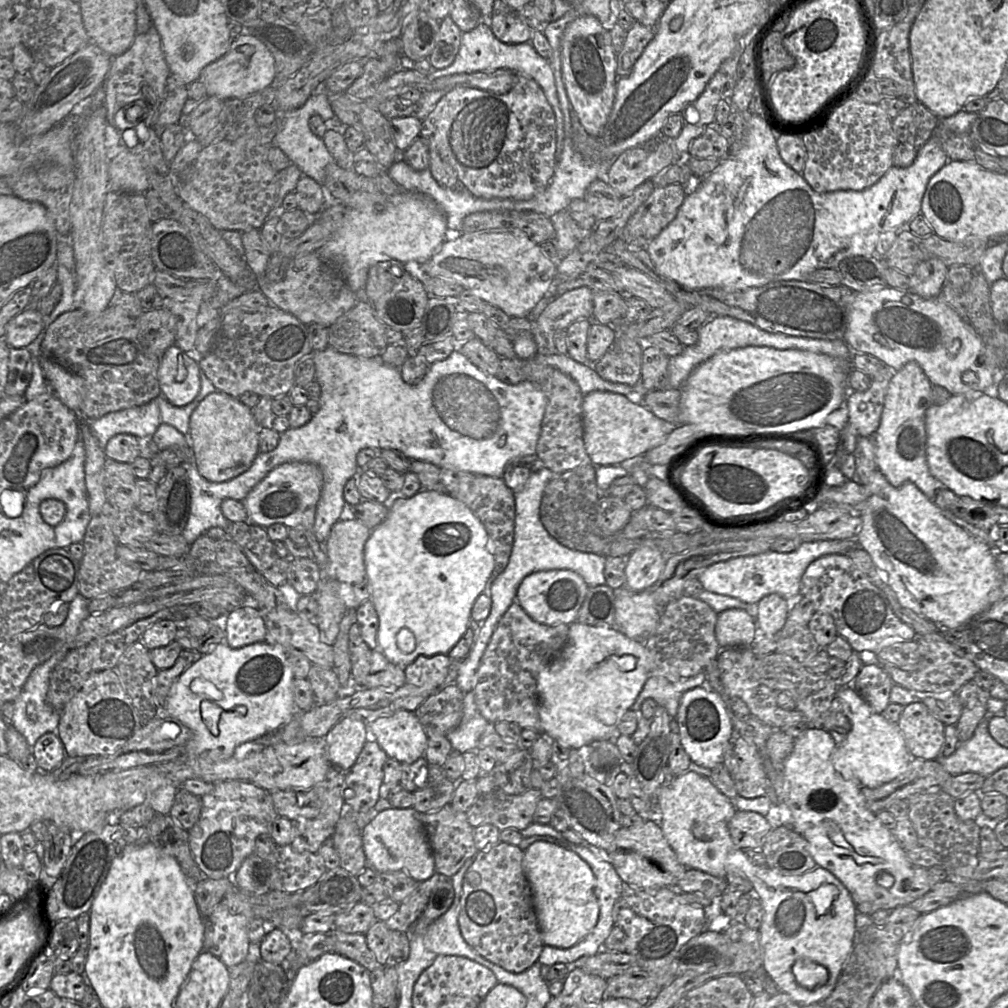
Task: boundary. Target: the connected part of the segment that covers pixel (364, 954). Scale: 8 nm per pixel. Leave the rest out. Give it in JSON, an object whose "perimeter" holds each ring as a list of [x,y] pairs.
{"perimeter":[[[334,929],[333,935],[335,936],[336,953],[358,962],[369,972],[383,967],[375,958],[374,953],[369,949],[365,934],[346,933]]]}

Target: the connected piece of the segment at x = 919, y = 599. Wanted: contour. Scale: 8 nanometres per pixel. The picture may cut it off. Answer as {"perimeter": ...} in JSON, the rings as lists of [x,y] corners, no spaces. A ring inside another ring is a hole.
{"perimeter":[[[876,469],[867,484],[866,500],[861,504],[861,527],[855,537],[875,565],[882,571],[902,607],[947,629],[959,629],[975,616],[986,611],[1000,598],[1003,575],[996,565],[995,549],[973,537],[946,518],[912,482],[892,486]]]}

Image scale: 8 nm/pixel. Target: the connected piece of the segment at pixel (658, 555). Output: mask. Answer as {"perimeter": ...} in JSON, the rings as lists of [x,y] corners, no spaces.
{"perimeter":[[[635,549],[625,567],[625,586],[633,592],[651,588],[660,578],[665,562],[666,557],[658,549]]]}

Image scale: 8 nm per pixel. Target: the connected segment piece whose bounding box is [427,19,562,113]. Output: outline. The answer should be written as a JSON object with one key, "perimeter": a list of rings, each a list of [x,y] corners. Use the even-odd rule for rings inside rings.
{"perimeter":[[[483,19],[474,29],[462,32],[460,49],[453,63],[443,69],[433,69],[427,77],[440,78],[460,73],[491,72],[502,68],[514,71],[517,75],[526,75],[535,80],[543,90],[554,113],[562,113],[555,78],[549,61],[535,50],[531,42],[504,43],[498,40],[488,22],[484,22]]]}

